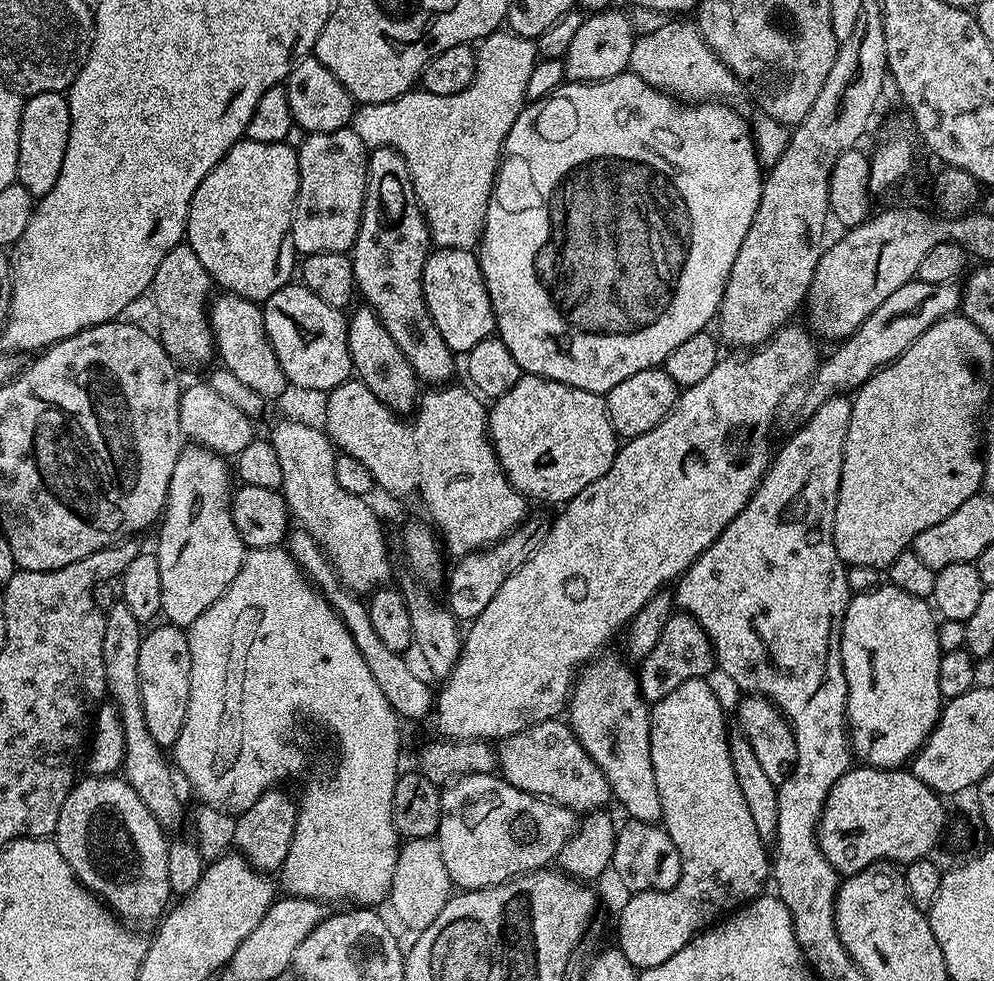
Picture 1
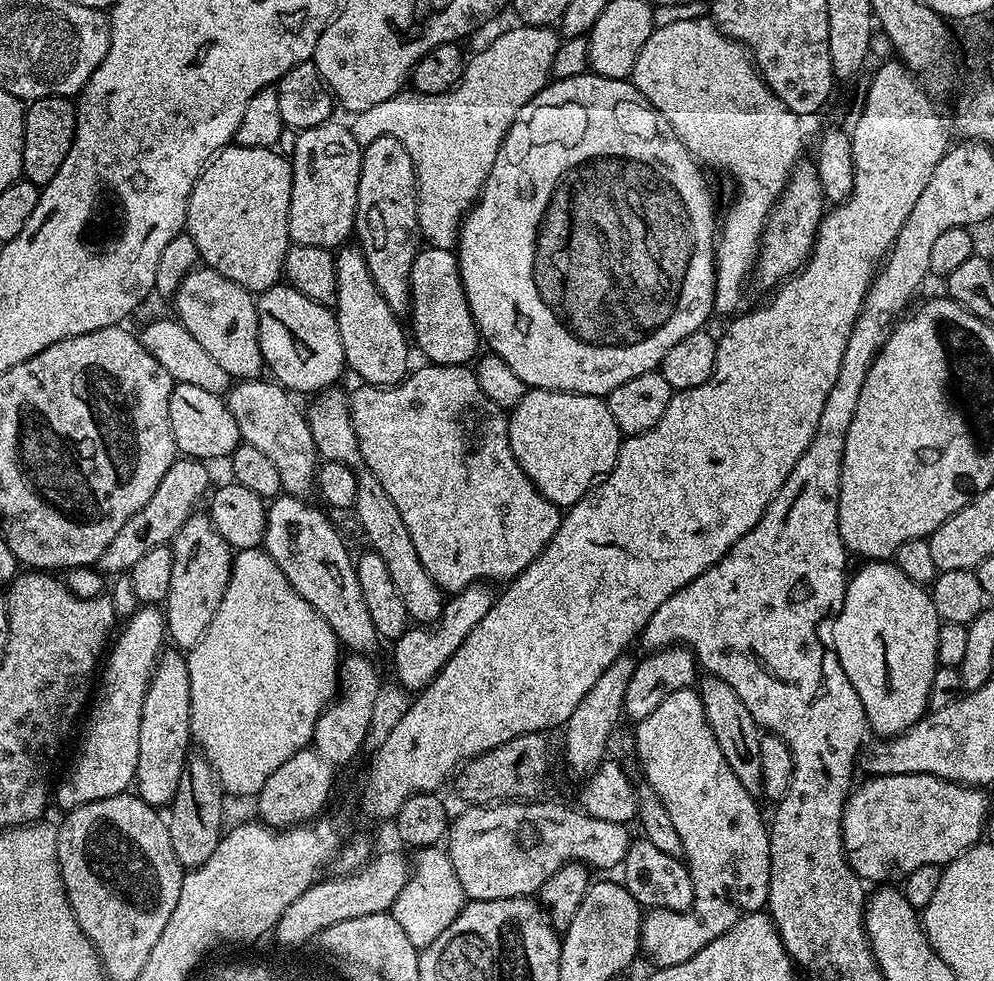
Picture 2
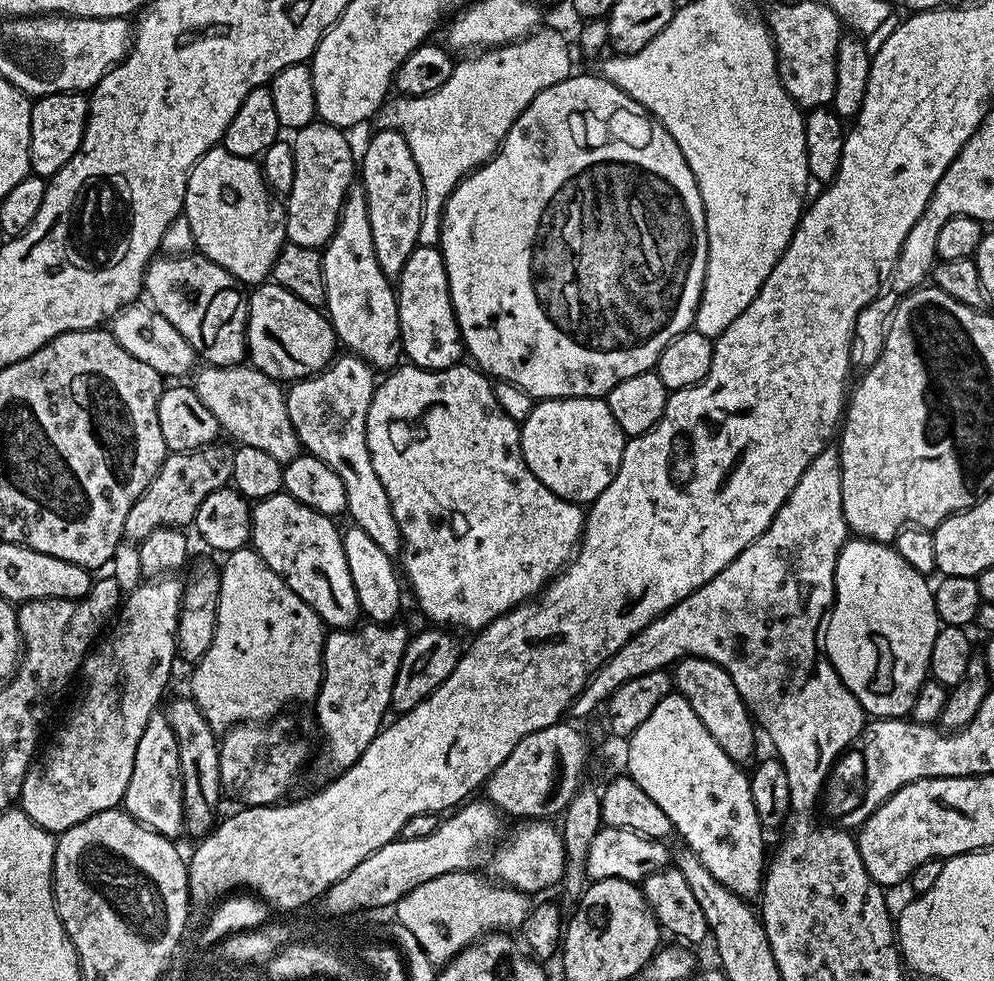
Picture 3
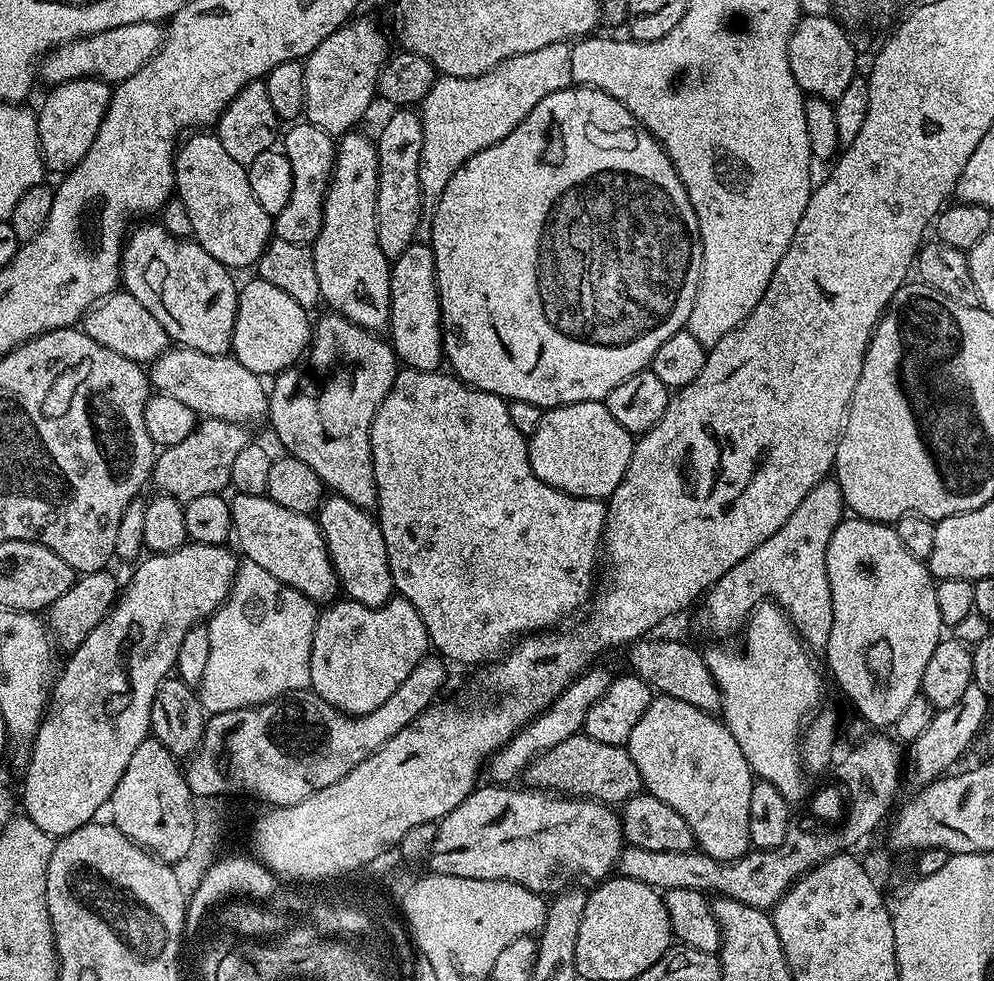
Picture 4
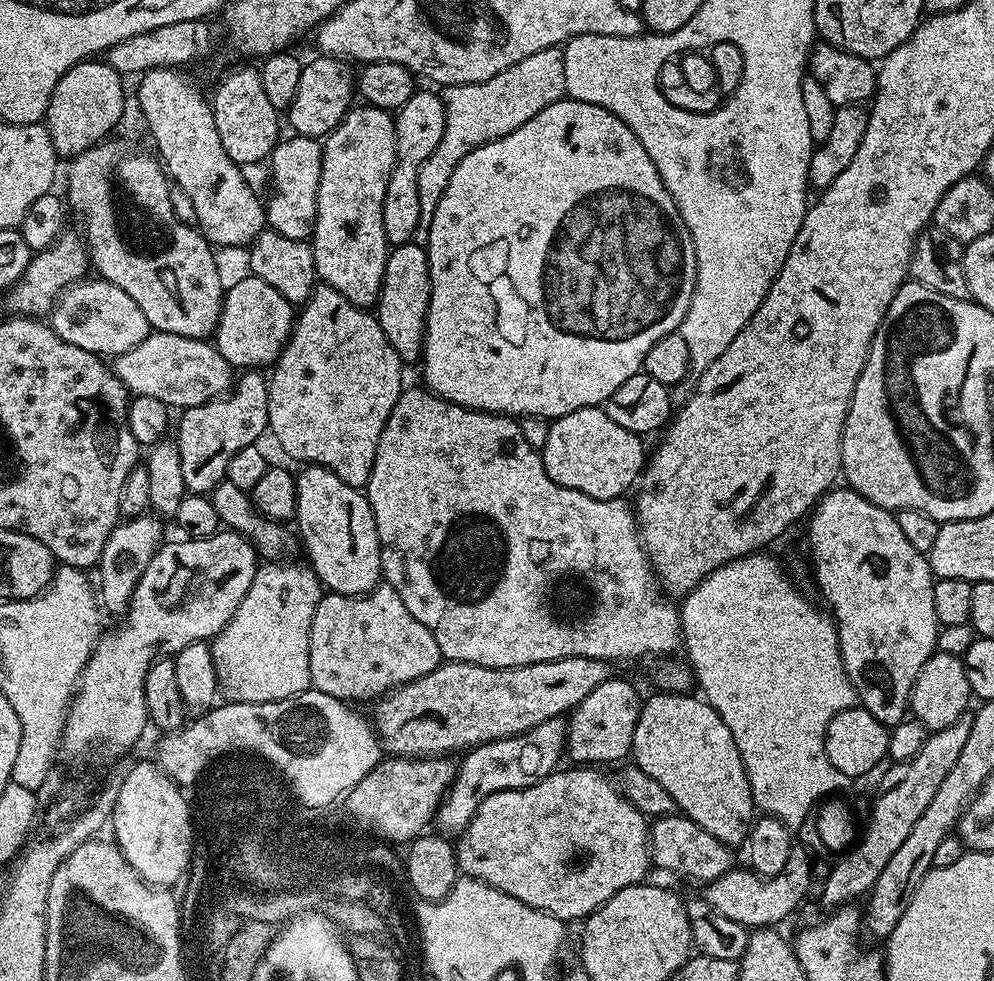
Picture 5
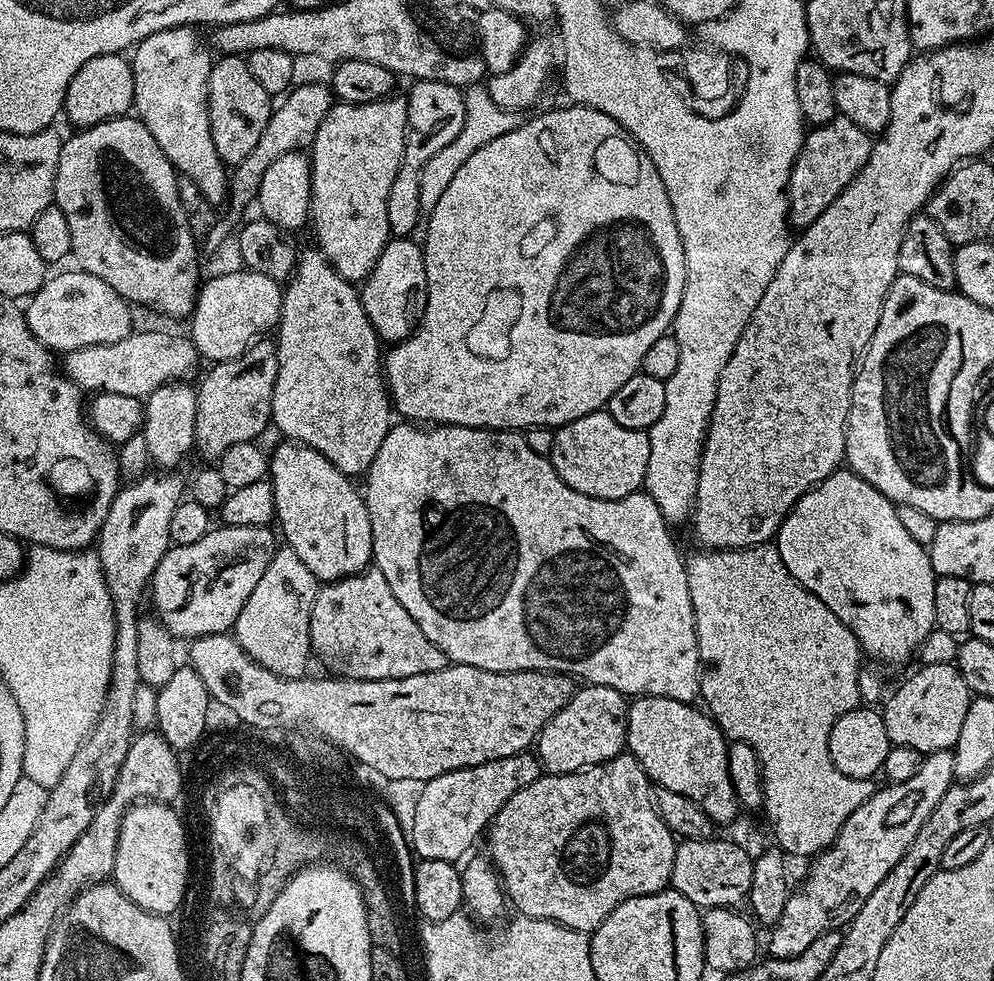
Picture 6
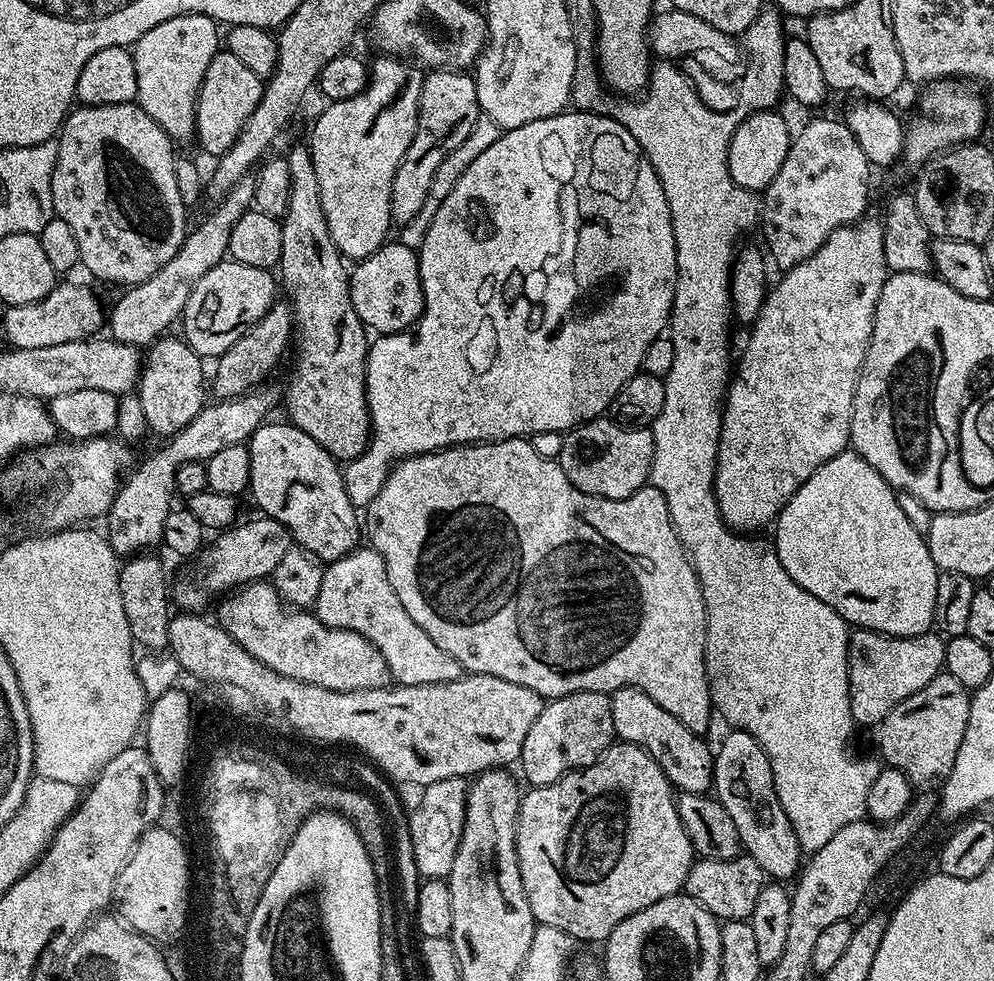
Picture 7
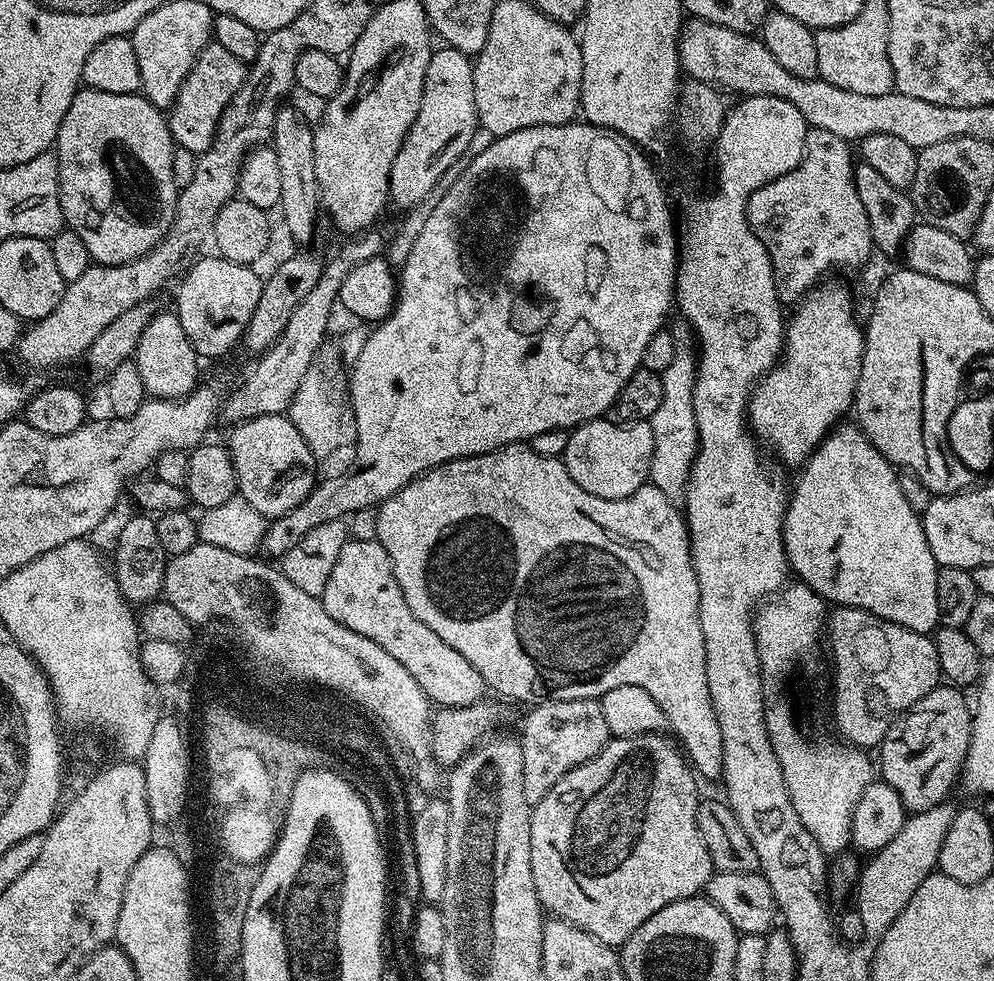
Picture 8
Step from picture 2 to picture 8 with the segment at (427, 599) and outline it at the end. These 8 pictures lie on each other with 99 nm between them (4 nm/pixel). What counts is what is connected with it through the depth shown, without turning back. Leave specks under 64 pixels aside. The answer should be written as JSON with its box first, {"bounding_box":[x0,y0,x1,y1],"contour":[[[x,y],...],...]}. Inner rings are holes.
{"bounding_box":[270,106,322,246],"contour":[[[281,106],[276,112],[270,147],[278,154],[278,167],[282,198],[278,212],[284,215],[284,228],[292,232],[297,245],[304,246],[316,232],[316,215],[322,212],[322,197],[318,174],[314,174],[314,124],[296,108]]]}

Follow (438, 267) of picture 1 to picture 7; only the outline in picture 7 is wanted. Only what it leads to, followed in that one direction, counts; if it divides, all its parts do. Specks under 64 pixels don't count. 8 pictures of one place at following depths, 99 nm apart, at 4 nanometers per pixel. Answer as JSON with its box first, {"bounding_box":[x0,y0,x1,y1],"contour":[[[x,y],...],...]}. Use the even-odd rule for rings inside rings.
{"bounding_box":[348,242,424,336],"contour":[[[385,242],[378,251],[351,269],[348,289],[350,302],[354,302],[354,310],[365,329],[381,336],[408,332],[424,312],[424,291],[417,249],[407,248],[399,242]]]}

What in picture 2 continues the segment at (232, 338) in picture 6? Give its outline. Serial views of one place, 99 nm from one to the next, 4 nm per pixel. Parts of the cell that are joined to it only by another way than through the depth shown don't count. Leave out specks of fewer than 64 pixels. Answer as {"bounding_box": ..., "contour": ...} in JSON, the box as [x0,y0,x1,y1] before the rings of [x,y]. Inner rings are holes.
{"bounding_box":[256,282,346,394],"contour":[[[286,282],[259,293],[256,309],[262,358],[267,371],[273,372],[271,375],[275,383],[284,385],[296,394],[319,394],[325,388],[333,387],[336,379],[346,372],[342,338],[338,334],[338,322],[333,309],[306,298],[306,294],[298,294],[298,290]]]}

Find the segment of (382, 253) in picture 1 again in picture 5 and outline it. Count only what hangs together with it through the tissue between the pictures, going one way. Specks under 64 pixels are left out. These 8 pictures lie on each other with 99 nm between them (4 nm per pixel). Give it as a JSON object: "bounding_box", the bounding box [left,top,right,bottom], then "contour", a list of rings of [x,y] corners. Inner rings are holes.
{"bounding_box":[382,90,448,245],"contour":[[[418,90],[395,113],[396,161],[390,174],[390,186],[386,186],[386,198],[382,202],[382,230],[386,230],[389,245],[406,244],[412,240],[418,226],[418,170],[430,154],[442,142],[442,130],[448,125],[448,114],[439,91]]]}

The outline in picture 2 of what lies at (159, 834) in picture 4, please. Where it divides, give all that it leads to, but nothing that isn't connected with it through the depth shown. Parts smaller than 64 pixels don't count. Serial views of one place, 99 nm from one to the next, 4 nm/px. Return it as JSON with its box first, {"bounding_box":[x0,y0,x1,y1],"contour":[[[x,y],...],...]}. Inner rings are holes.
{"bounding_box":[134,650,192,810],"contour":[[[180,650],[161,651],[156,659],[156,668],[148,680],[146,698],[142,702],[142,726],[138,730],[138,766],[134,781],[135,795],[153,808],[160,810],[171,805],[174,794],[178,790],[178,782],[182,778],[184,762],[190,755],[192,739],[192,719],[190,718],[190,670],[185,653]]]}

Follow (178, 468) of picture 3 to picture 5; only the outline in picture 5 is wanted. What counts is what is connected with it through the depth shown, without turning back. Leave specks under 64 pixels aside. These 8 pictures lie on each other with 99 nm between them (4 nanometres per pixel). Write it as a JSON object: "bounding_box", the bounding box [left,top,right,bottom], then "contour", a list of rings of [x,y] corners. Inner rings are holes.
{"bounding_box":[174,370,269,494],"contour":[[[248,370],[244,374],[245,376],[241,380],[239,377],[223,396],[216,396],[202,406],[186,408],[179,413],[180,425],[176,428],[174,443],[178,446],[178,458],[182,462],[182,478],[189,493],[211,494],[226,479],[230,458],[234,458],[238,450],[256,444],[259,436],[269,431],[268,380],[260,377],[261,373],[256,370]]]}

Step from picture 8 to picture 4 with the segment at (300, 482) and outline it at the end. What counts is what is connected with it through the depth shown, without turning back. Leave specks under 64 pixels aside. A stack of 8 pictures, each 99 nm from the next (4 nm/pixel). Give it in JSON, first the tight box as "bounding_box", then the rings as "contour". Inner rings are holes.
{"bounding_box":[318,494,394,608],"contour":[[[332,494],[318,509],[318,523],[343,595],[371,608],[381,608],[393,599],[394,589],[386,558],[386,542],[382,538],[377,517],[365,508],[354,506],[354,502]]]}

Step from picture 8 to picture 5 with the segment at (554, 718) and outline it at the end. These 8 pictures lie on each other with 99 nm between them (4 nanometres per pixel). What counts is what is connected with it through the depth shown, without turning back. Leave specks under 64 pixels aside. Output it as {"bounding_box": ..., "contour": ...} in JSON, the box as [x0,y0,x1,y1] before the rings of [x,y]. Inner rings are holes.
{"bounding_box":[566,678,642,766],"contour":[[[613,678],[594,686],[577,708],[567,717],[568,741],[566,756],[580,766],[604,766],[627,757],[632,750],[634,730],[638,726],[642,696],[628,680]],[[572,759],[572,760],[571,760]]]}

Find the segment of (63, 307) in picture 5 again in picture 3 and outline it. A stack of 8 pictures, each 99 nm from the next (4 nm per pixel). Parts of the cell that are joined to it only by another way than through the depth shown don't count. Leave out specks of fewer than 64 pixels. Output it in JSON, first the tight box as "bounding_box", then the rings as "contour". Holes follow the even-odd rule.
{"bounding_box":[110,303,198,377],"contour":[[[140,303],[127,304],[112,317],[110,331],[118,346],[122,346],[126,354],[134,354],[138,362],[146,362],[146,366],[158,370],[162,377],[184,376],[188,371],[191,373],[197,367],[198,357],[190,342],[186,342],[186,338],[182,338],[182,334],[178,334],[178,330],[174,330],[174,326],[170,326],[170,322],[166,322],[166,318],[162,318],[162,314],[151,303]]]}

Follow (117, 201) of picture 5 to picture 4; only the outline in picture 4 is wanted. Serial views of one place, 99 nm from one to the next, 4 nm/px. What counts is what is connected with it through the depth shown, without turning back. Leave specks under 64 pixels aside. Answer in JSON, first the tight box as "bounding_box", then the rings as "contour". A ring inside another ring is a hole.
{"bounding_box":[122,222,238,356],"contour":[[[159,222],[144,224],[124,245],[122,257],[122,288],[130,293],[166,330],[169,341],[185,348],[193,348],[202,354],[226,356],[232,351],[232,335],[238,307],[238,284],[232,281],[233,273],[219,264],[201,244],[192,238],[170,236]]]}

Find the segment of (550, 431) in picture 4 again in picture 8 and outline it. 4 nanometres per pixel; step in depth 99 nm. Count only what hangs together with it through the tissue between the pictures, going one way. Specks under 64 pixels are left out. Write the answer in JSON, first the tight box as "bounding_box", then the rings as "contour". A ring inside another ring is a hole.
{"bounding_box":[562,418,653,500],"contour":[[[607,418],[589,420],[587,424],[571,429],[562,457],[570,478],[574,478],[582,490],[607,500],[625,500],[643,484],[649,483],[648,471],[653,458],[651,423],[615,424]]]}

